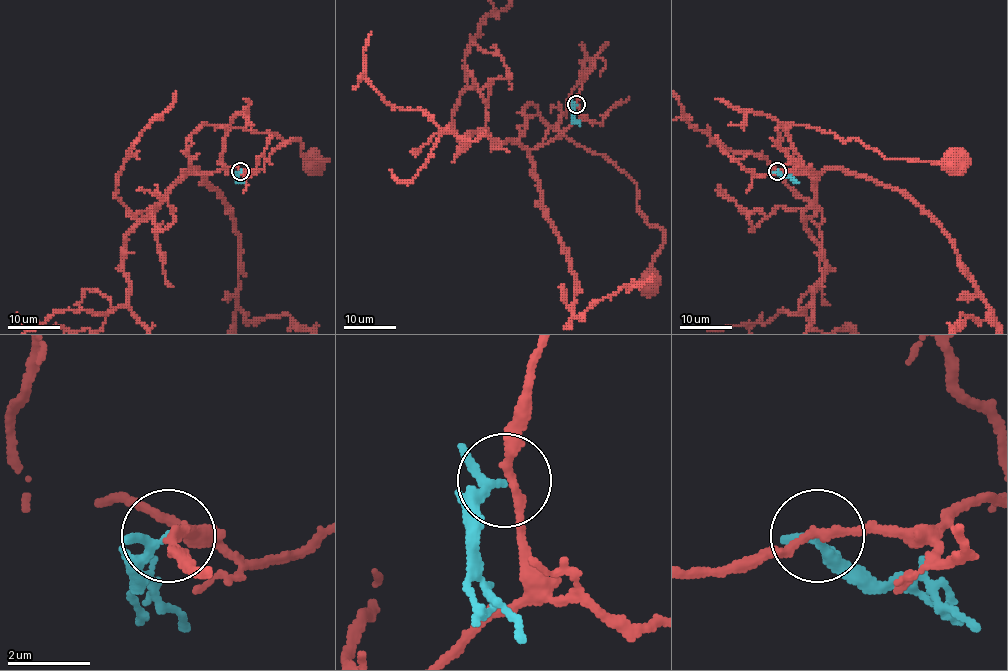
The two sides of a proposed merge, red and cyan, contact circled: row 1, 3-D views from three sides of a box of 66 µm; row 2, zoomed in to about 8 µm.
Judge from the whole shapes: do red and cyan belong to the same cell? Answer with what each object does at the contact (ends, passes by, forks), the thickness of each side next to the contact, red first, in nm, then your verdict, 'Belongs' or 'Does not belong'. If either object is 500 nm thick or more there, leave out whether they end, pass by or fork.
At the ring red passes by. At the ring cyan passes by. Thickness 200 nm (red) against 190 nm. Does not belong

